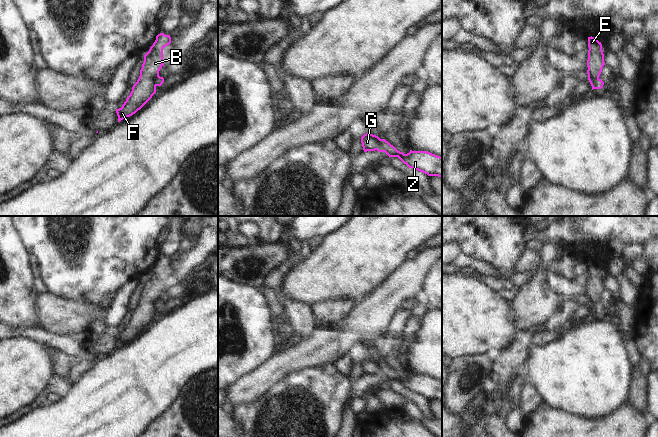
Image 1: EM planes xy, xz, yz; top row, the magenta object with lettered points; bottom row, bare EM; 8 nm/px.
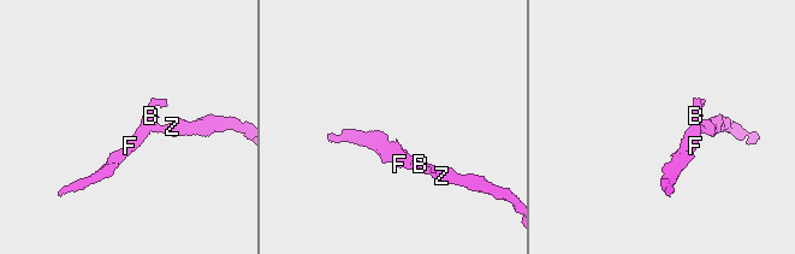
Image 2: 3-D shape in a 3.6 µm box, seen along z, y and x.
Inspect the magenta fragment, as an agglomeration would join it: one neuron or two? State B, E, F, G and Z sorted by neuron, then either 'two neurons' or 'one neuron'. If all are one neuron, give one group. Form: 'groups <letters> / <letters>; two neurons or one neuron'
groups B E F G / Z; two neurons

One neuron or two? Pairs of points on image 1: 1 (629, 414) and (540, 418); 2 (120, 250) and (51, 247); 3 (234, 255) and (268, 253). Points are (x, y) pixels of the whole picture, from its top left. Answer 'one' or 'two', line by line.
1: one
2: one
3: one

